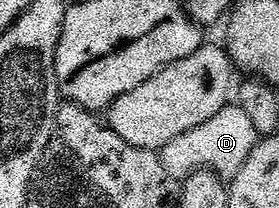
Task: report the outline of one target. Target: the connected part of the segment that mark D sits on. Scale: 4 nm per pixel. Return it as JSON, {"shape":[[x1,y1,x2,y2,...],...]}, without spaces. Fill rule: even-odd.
{"shape":[[229,104,213,120,205,120,201,128,193,128,193,132,185,132,185,136,177,136,161,151,161,157,165,168,176,178,186,179,188,174,197,170,212,170,224,180,233,180,241,168,245,168,245,160,253,152,255,145,259,143,261,136,257,128,249,121,249,116,241,112,237,104]]}

